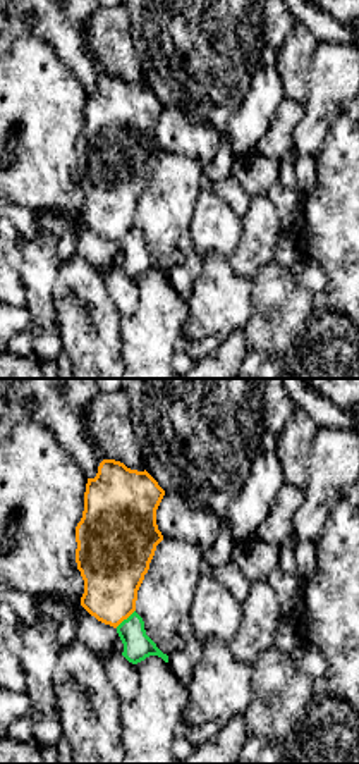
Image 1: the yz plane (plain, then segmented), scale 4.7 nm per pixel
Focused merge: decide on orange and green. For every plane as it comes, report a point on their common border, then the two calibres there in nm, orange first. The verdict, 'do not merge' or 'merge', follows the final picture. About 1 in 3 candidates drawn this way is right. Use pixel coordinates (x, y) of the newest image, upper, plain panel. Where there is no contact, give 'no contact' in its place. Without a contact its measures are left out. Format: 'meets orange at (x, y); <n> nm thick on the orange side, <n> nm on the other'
meets orange at (124, 233); 300 nm thick on the orange side, 140 nm on the other

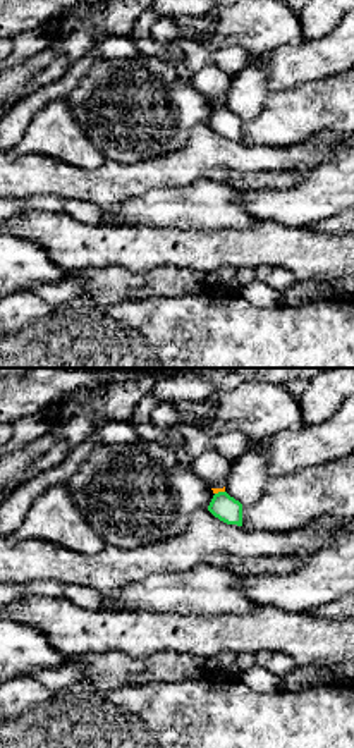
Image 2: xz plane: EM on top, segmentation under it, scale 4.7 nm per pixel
meets orange at (219, 105); 30 nm thick on the orange side, 120 nm on the other

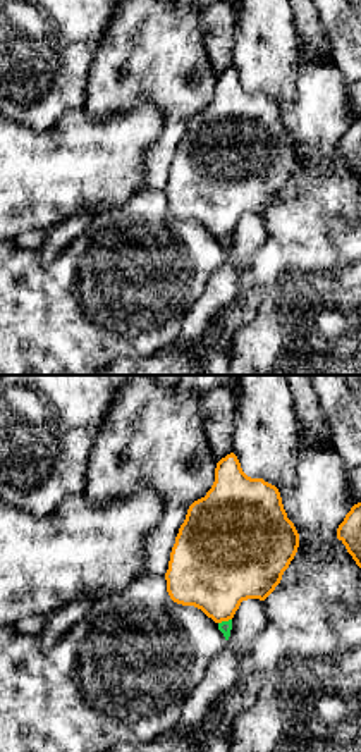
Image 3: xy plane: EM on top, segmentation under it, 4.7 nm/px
meets orange at (224, 234); 400 nm thick on the orange side, 60 nm on the other

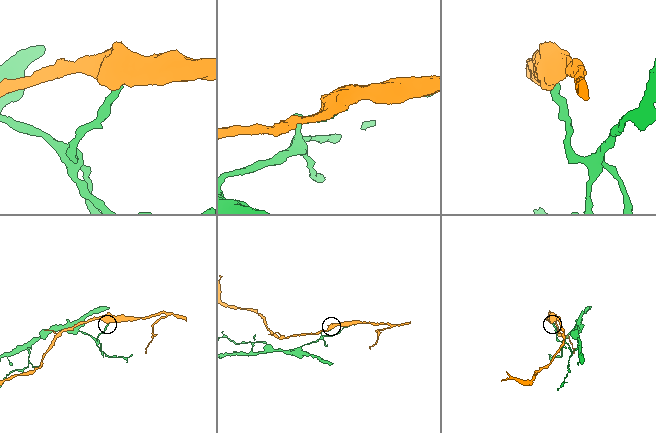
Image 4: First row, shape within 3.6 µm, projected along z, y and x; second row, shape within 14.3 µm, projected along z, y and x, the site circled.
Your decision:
do not merge

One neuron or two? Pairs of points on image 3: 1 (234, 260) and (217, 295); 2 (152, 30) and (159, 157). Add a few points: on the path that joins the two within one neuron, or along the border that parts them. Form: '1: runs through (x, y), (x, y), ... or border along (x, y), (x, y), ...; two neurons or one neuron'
1: runs through (231, 269), (224, 286); one neuron
2: runs through (165, 61), (174, 73), (174, 126); one neuron

